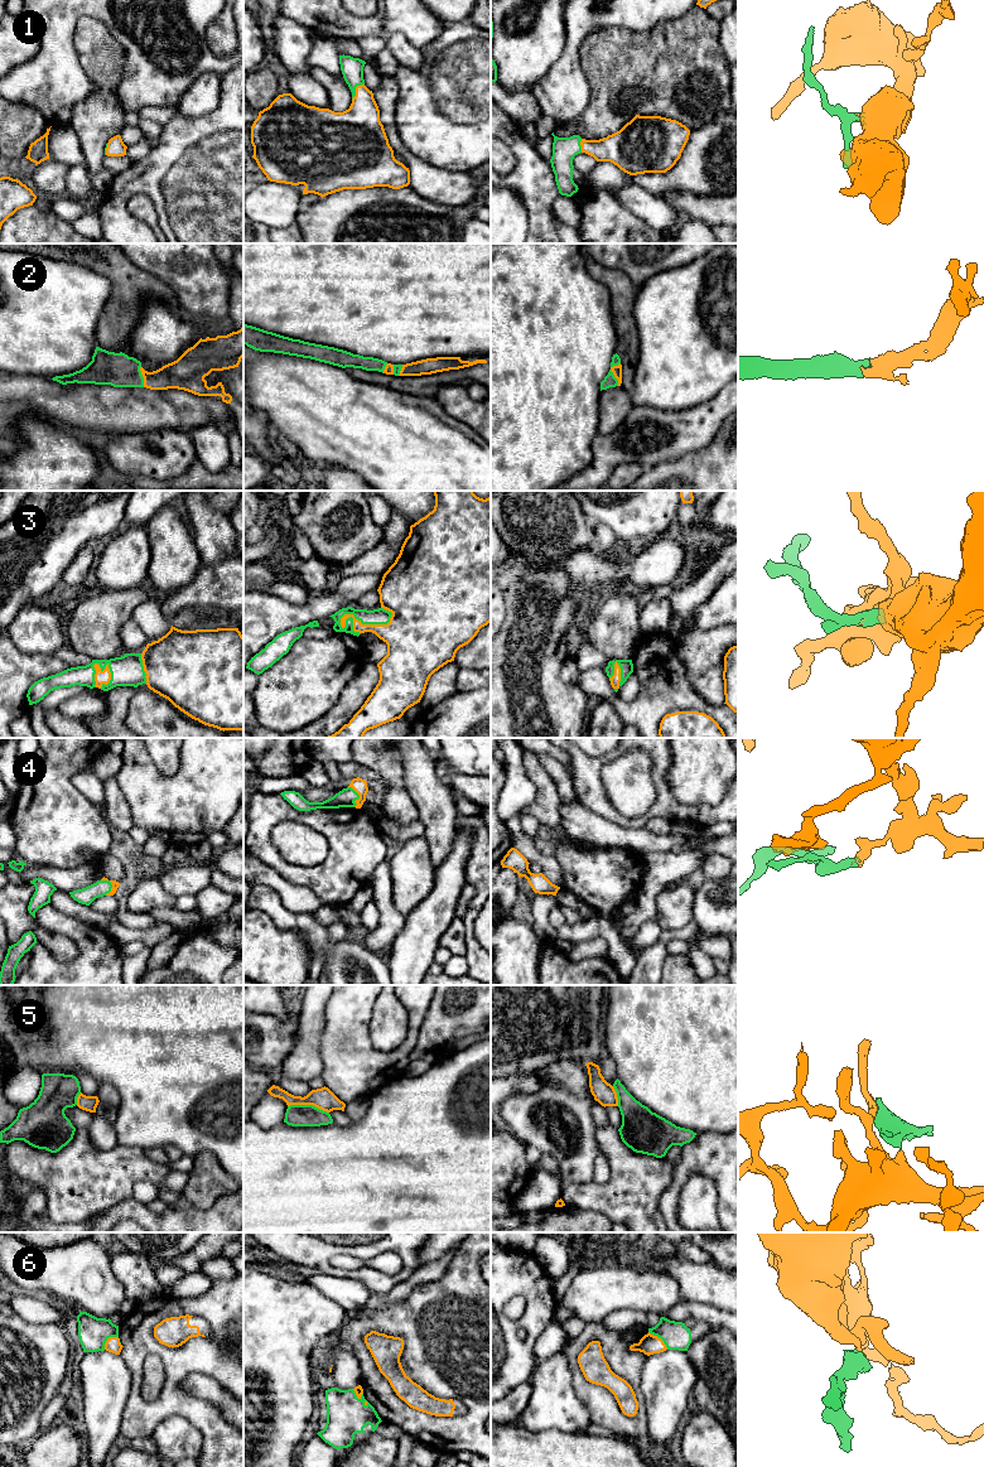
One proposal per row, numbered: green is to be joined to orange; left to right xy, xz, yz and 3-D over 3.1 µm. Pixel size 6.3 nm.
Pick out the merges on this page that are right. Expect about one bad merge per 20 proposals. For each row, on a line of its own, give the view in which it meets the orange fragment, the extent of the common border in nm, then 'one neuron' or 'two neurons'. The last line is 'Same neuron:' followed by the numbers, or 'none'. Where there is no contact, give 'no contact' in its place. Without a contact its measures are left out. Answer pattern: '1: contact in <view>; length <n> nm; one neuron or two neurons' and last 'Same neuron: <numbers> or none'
1: contact in xz; length 130 nm; one neuron
2: contact in xy; length 140 nm; one neuron
3: contact in xz; length 360 nm; one neuron
4: contact in xz; length 140 nm; one neuron
5: contact in xz; length 260 nm; two neurons
6: contact in yz; length 170 nm; one neuron
Same neuron: 1, 2, 3, 4, 6

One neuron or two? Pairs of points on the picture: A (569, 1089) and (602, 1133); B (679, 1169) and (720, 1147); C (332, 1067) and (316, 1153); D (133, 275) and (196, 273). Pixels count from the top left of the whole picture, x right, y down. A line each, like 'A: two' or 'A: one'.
A: two
B: one
C: two
D: two

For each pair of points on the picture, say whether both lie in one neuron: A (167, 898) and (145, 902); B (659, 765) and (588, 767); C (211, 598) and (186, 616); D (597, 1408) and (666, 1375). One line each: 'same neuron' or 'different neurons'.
A: same neuron
B: same neuron
C: different neurons
D: different neurons

